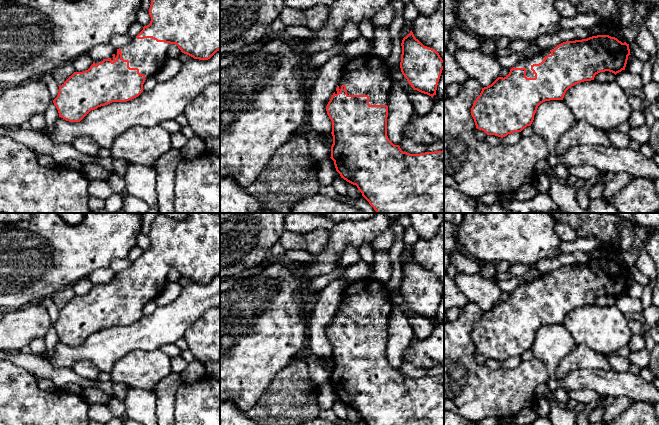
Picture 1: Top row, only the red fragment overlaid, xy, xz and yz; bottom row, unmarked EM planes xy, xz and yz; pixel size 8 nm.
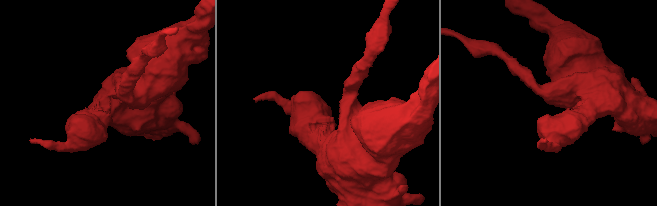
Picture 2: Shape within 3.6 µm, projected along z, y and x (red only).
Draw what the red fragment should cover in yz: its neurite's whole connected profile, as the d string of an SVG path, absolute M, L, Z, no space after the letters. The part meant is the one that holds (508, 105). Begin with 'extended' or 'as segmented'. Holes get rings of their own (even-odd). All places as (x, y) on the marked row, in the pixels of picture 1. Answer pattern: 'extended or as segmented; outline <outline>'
extended; outline M609 35L566 41L543 50L537 55L520 60L506 77L498 77L491 85L482 88L471 108L476 128L487 135L505 137L531 126L538 106L550 100L563 100L572 86L594 80L596 74L609 71L615 75L625 70L629 44Z

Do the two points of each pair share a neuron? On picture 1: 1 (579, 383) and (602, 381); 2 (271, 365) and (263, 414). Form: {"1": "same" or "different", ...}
{"1": "same", "2": "different"}

